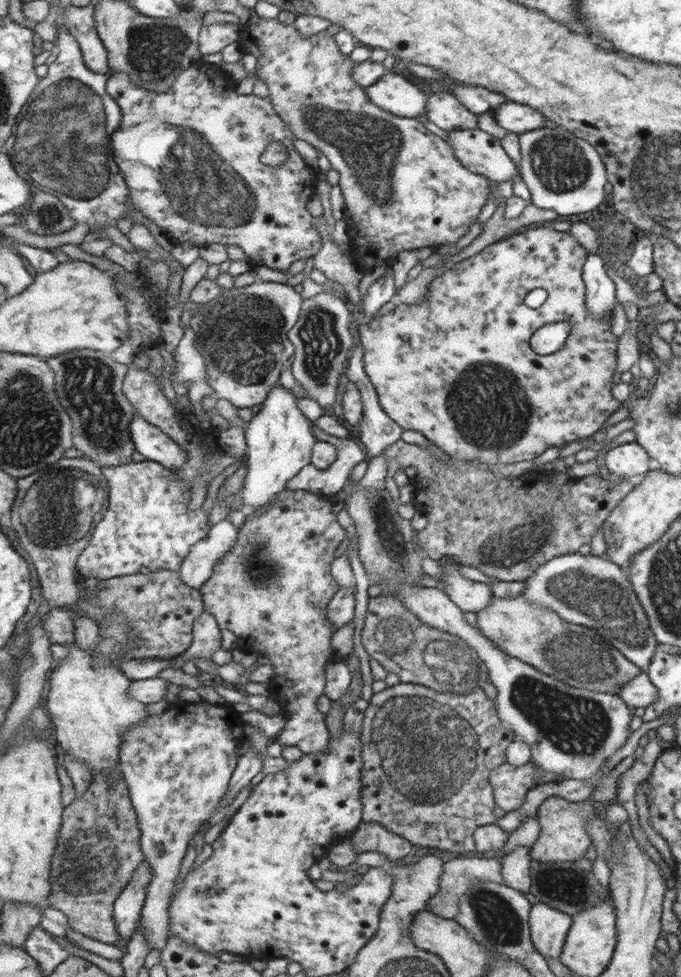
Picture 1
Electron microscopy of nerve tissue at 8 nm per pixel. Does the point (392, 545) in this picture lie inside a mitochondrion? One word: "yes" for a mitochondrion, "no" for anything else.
yes

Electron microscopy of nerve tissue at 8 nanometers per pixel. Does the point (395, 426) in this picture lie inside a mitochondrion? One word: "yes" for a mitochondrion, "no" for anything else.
no

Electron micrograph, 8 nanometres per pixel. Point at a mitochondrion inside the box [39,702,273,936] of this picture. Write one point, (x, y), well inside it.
(101, 847)

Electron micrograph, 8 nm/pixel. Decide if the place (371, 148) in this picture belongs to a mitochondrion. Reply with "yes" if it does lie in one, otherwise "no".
yes

